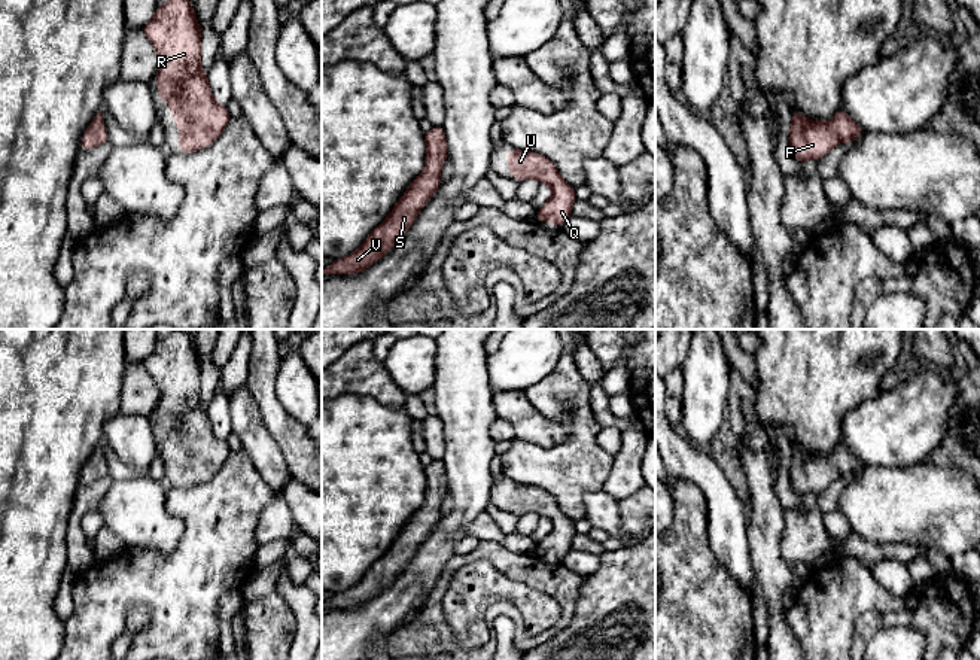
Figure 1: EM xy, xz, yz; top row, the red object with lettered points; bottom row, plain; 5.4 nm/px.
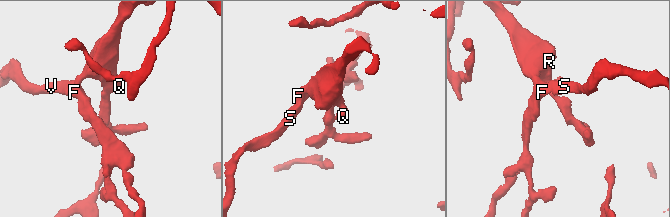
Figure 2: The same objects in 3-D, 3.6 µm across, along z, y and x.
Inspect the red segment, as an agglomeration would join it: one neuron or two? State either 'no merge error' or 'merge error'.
no merge error

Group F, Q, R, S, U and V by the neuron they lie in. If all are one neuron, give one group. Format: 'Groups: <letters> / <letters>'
Groups: F Q R S U V

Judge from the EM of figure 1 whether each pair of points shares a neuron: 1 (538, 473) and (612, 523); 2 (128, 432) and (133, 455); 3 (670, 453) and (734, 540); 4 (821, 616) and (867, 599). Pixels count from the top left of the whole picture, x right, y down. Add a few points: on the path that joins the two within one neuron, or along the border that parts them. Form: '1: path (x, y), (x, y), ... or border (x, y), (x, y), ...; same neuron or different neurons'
1: border (600, 489), (590, 490), (586, 495), (584, 517); different neurons
2: path (131, 438), (133, 449); same neuron
3: path (694, 468), (718, 492), (726, 516); same neuron
4: path (833, 604), (837, 599), (855, 599); same neuron

